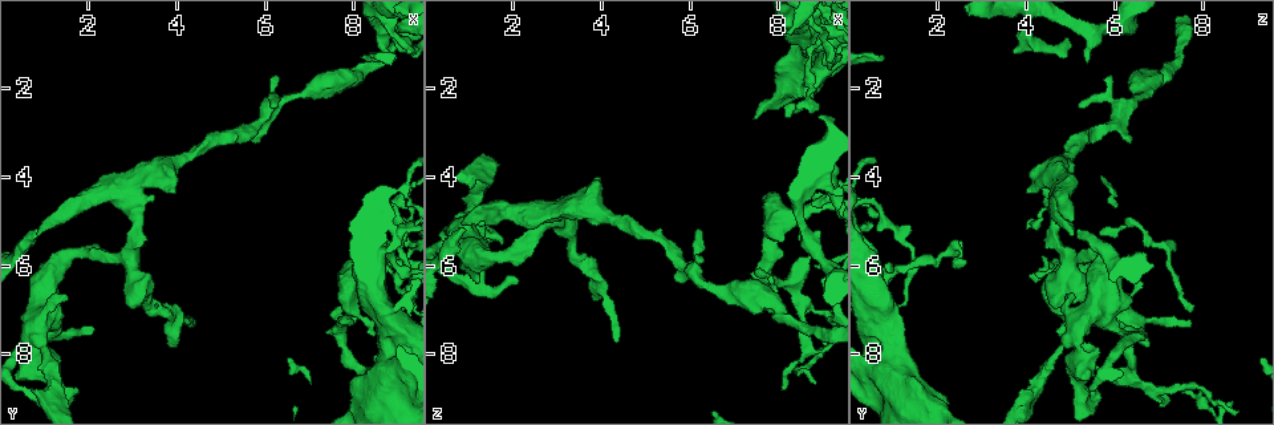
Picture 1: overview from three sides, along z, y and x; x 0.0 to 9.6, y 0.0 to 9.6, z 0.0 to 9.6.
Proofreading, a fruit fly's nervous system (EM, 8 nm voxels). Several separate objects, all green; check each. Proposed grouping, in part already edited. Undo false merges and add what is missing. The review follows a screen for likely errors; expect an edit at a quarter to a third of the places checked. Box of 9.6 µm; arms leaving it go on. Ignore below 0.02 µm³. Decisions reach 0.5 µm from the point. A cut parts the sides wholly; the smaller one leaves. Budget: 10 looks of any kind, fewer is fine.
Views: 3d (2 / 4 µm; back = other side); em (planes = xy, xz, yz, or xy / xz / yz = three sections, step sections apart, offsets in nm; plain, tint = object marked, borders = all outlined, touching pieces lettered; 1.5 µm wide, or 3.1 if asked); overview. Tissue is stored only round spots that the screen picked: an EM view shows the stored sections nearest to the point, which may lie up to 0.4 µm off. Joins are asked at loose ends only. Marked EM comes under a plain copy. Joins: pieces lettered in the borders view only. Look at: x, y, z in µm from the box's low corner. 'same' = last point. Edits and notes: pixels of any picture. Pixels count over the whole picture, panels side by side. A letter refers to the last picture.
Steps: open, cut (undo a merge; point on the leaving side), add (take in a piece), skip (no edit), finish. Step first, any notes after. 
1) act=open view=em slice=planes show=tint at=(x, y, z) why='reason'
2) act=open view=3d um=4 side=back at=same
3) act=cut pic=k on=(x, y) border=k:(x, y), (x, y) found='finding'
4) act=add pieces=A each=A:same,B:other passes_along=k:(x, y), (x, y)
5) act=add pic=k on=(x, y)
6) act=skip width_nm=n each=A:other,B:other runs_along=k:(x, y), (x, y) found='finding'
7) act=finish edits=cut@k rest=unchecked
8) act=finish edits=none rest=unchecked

act=open view=3d um=2 at=(1.15, 7.55, 6.30) why='sharp bend'

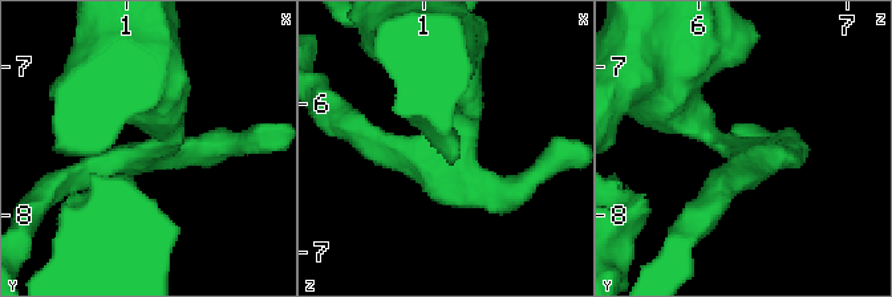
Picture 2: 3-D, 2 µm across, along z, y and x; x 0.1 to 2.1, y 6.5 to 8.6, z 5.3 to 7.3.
act=open view=em slice=yz step=8 show=tint at=(1.18, 7.56, 6.28) why='need the tissue'

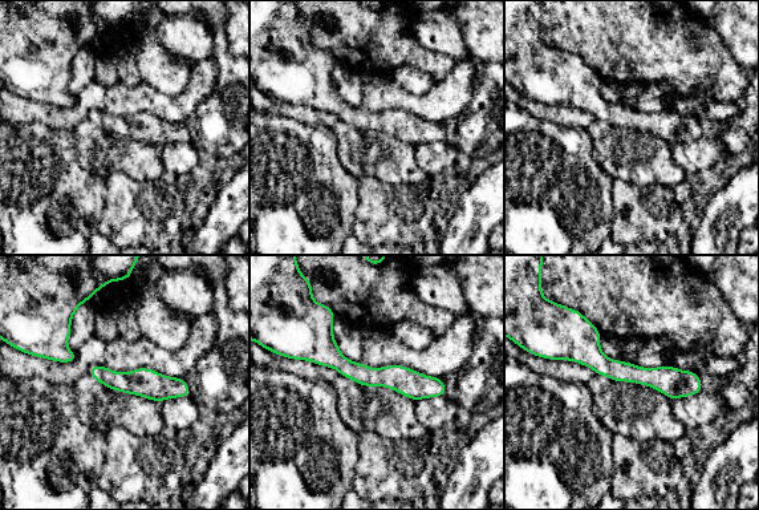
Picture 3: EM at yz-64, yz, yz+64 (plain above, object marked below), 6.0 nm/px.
act=open view=em slice=planes show=borders at=same why='another direction'

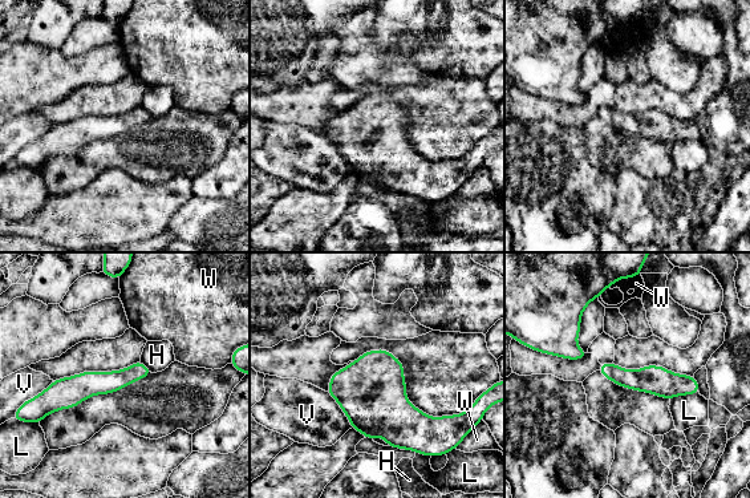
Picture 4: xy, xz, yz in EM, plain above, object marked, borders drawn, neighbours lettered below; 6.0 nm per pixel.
act=skip width_nm=140 longest_contact=V:280nm each=H:other,L:other,V:other,W:other found='continuous, no second neuron'

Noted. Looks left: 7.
act=open view=3d um=2 at=(0.70, 8.75, 4.10) why='free end'

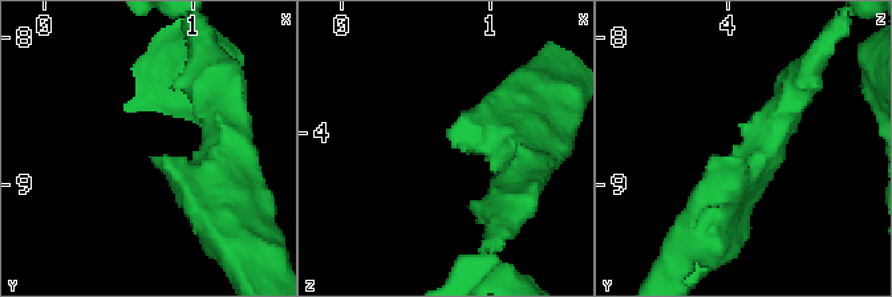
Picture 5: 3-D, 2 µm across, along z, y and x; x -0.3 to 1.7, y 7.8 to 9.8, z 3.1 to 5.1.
act=open view=em slice=xy step=8 show=tint at=(0.74, 8.80, 4.12) arm_widths_nm=240,280

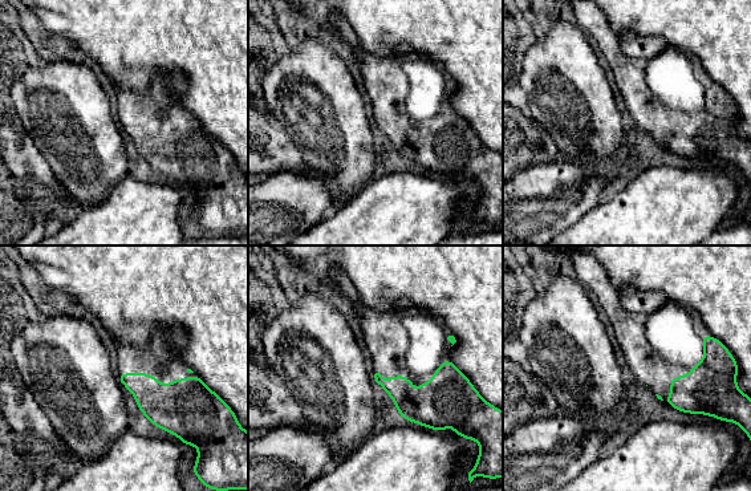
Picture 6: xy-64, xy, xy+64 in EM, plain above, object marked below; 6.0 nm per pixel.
act=open view=em slice=planes show=borders at=same

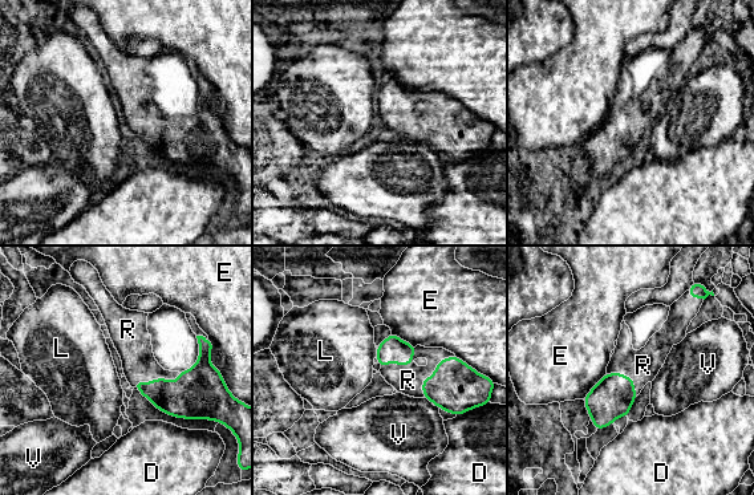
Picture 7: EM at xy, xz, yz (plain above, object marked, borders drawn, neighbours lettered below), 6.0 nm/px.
act=add pieces=R longest_contact=R:320nm each=D:other,E:other,L:other,R:same,V:other passes_along=7:(457, 388), (433, 374), (408, 380) found='the neuron continues'

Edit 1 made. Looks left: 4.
act=open view=overview why='redraw'

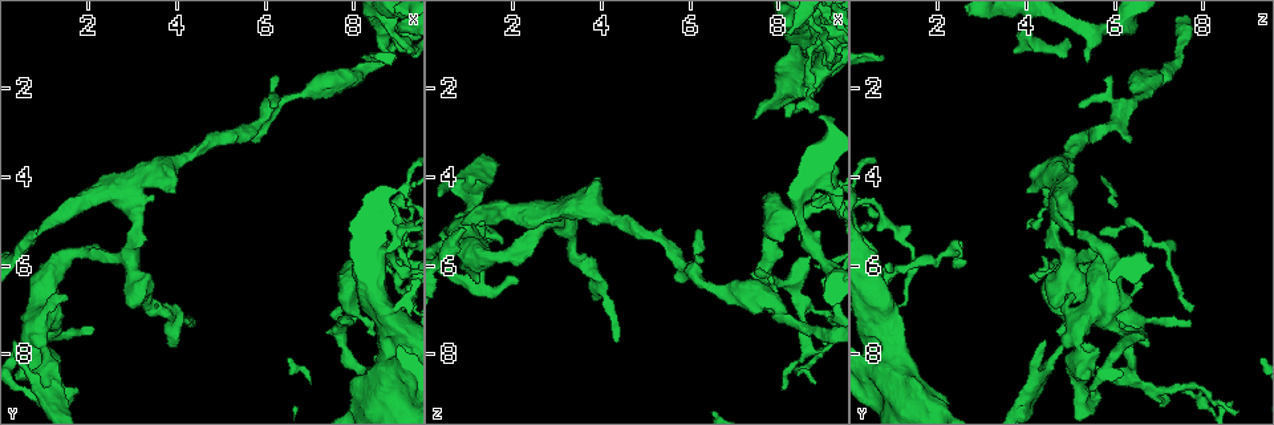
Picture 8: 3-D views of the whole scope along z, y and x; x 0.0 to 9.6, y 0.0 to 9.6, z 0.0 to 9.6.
act=open view=3d um=2 at=(8.60, 9.10, 2.30) why='free end'

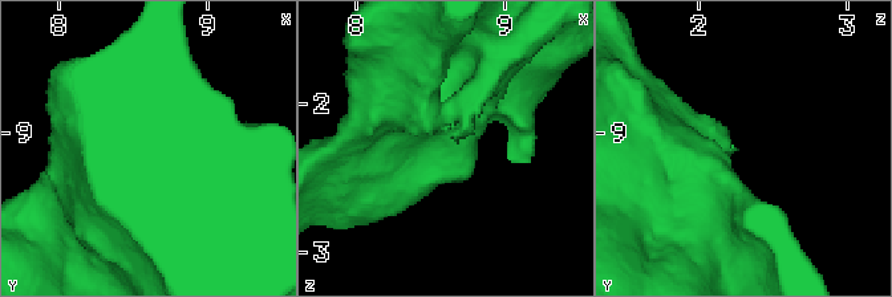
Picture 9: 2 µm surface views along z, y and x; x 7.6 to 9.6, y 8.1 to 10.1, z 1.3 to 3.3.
act=open view=em slice=planes show=borders at=(8.64, 9.04, 2.24)

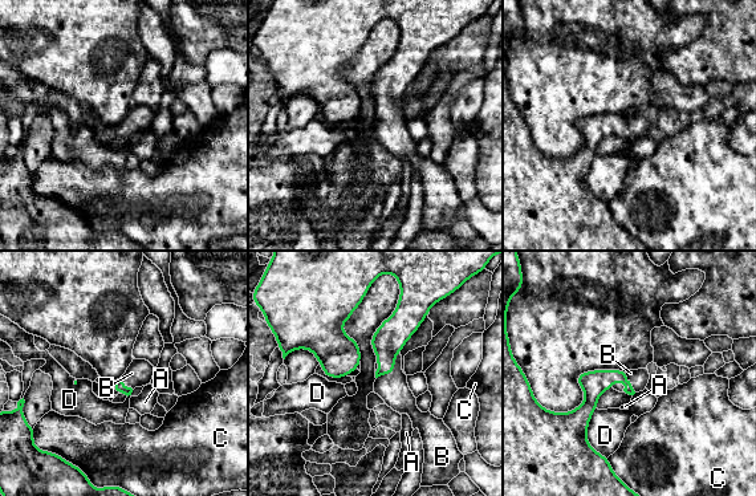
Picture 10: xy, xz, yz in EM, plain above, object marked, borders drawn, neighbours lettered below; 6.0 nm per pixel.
act=add pieces=B longest_contact=D:320nm each=A:other,B:same,C:other,D:other found='it goes on there'

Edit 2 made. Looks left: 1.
act=open view=em slice=planes show=borders at=(8.60, 5.55, 2.35) why='abrupt turn'

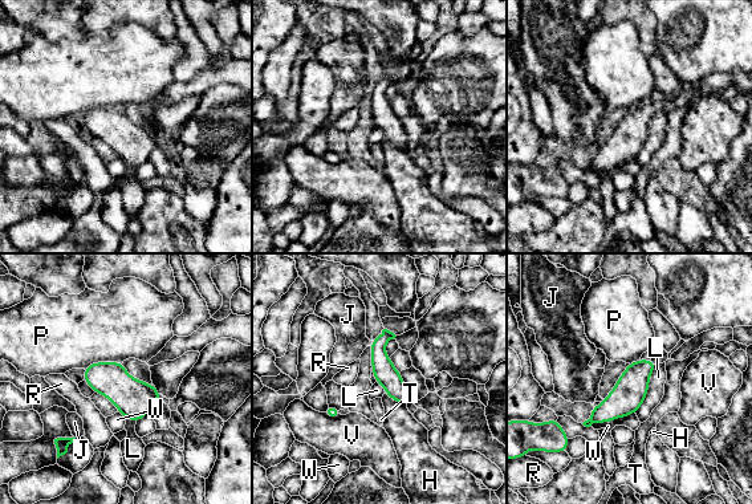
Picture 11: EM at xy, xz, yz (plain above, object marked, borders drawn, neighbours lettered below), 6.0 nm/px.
act=skip width_nm=200 each=H:other,J:other,L:other,P:other,R:other,T:other,V:other,W:other runs_along=11:(386, 333), (379, 361), (405, 401) found='one neuron here'

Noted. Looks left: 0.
act=finish edits=add@7,add@10 rest=unchecked

